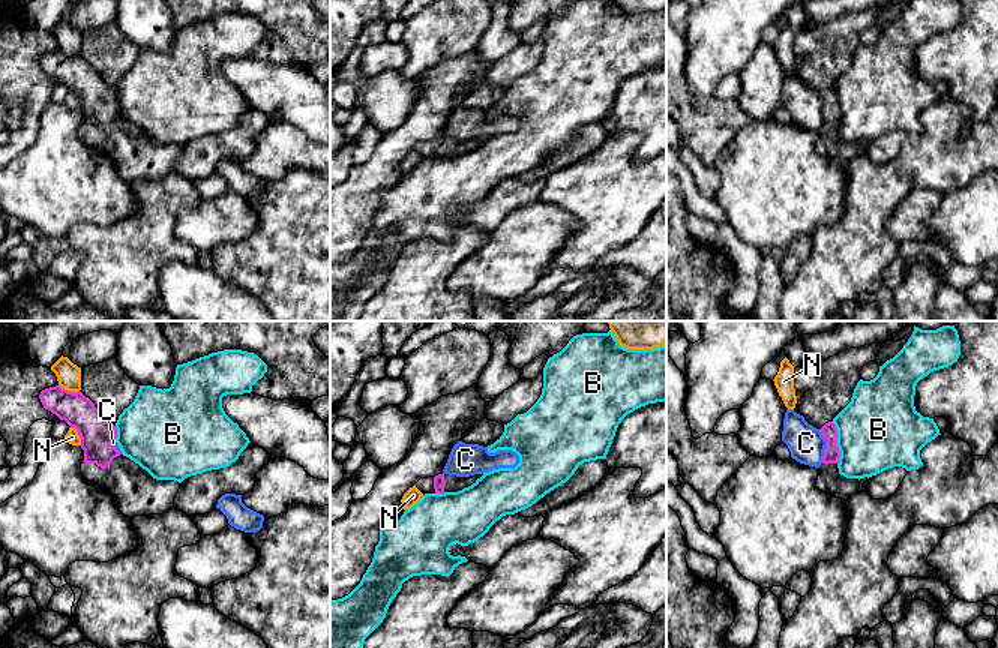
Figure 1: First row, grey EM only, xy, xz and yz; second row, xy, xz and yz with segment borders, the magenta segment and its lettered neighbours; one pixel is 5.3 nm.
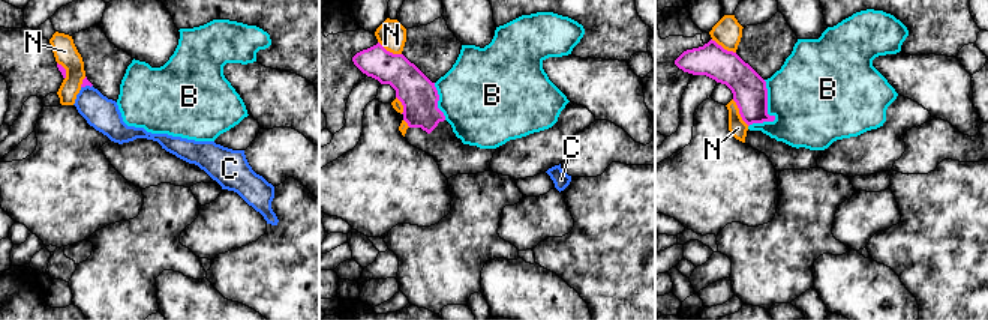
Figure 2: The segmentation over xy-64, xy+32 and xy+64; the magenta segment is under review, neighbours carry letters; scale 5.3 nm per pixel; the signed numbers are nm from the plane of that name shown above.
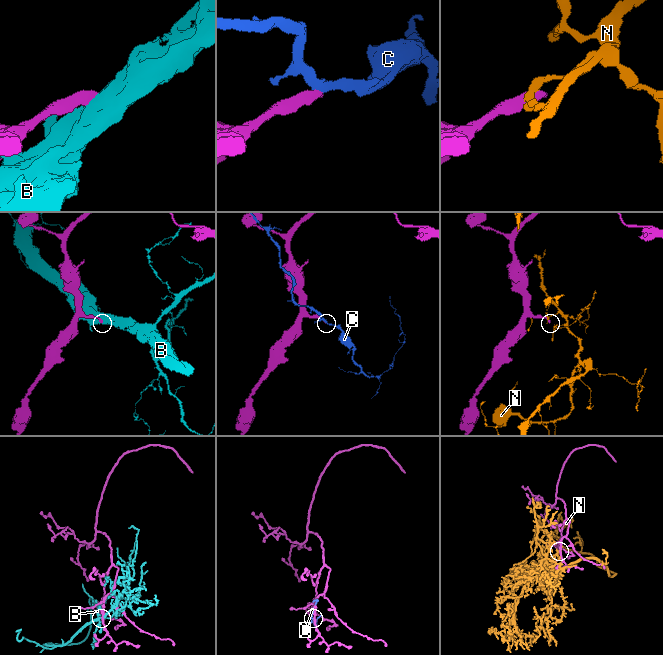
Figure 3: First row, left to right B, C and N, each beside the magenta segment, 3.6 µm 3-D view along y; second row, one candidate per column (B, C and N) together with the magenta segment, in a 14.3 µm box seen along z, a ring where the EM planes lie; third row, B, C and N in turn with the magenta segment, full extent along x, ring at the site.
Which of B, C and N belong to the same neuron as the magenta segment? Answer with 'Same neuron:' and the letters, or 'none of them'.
Same neuron: none of them

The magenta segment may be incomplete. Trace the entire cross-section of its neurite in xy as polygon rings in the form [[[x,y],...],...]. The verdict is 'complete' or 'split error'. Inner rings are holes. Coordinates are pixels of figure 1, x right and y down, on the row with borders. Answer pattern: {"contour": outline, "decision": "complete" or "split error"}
{"contour": [[[56,386],[42,390],[39,399],[45,410],[78,430],[84,450],[83,477],[108,490],[125,516],[162,514],[174,508],[180,483],[156,480],[123,456],[111,444],[117,438],[116,426],[89,398]]], "decision": "split error"}

